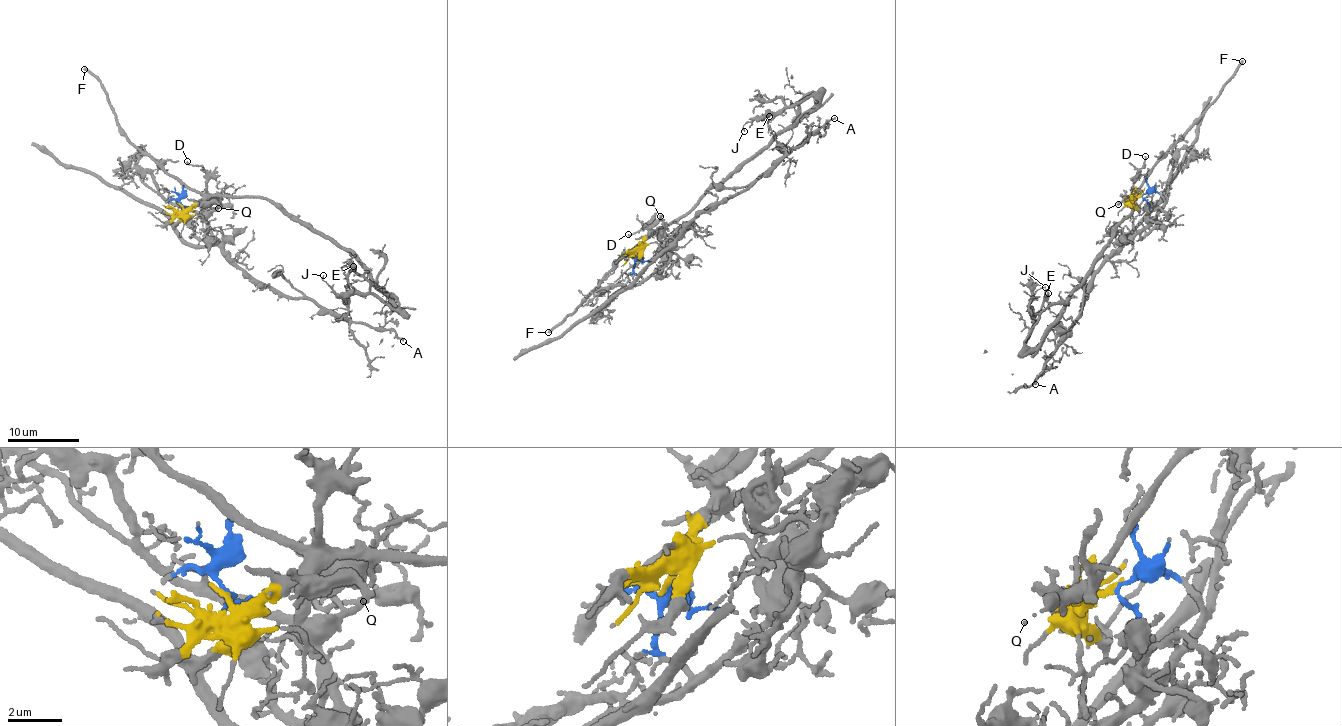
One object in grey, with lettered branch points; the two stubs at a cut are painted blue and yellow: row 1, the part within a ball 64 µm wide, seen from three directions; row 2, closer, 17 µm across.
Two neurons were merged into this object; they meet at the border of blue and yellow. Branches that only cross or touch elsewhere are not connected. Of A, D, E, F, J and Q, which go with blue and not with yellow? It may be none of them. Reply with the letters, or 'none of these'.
A

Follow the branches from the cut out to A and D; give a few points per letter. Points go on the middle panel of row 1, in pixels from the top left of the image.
A: (638, 255), (633, 270), (645, 278), (667, 260), (681, 228), (746, 190), (761, 173), (835, 119)
D: (636, 255), (651, 233), (646, 224), (628, 233)

